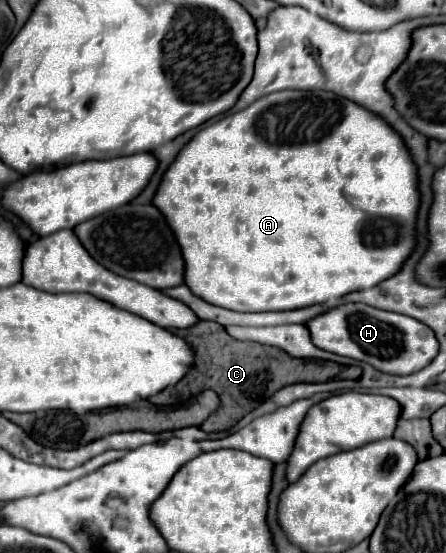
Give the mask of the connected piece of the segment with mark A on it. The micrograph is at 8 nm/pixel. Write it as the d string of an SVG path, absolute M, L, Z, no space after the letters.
M278 91L278 93L270 93L258 101L254 101L254 105L228 115L216 123L212 123L210 127L202 129L198 135L194 135L190 139L188 145L184 145L184 149L178 153L176 161L170 165L170 169L166 171L166 177L162 179L162 185L156 193L154 203L158 205L158 209L162 209L162 213L166 213L166 221L170 221L170 225L174 227L174 235L178 237L178 243L182 245L182 255L186 255L186 285L192 289L194 295L202 297L204 301L224 307L224 309L232 309L232 311L288 311L288 309L302 309L302 307L310 307L310 305L318 305L318 303L328 303L332 299L340 299L346 293L354 293L354 291L364 291L370 289L390 277L394 277L402 265L408 261L408 257L412 255L412 251L416 249L416 221L418 221L418 207L420 207L420 189L418 189L418 167L412 161L410 149L408 145L402 141L402 135L390 127L390 123L386 123L382 117L378 117L376 113L364 109L362 105L344 99L336 93L330 91Z

